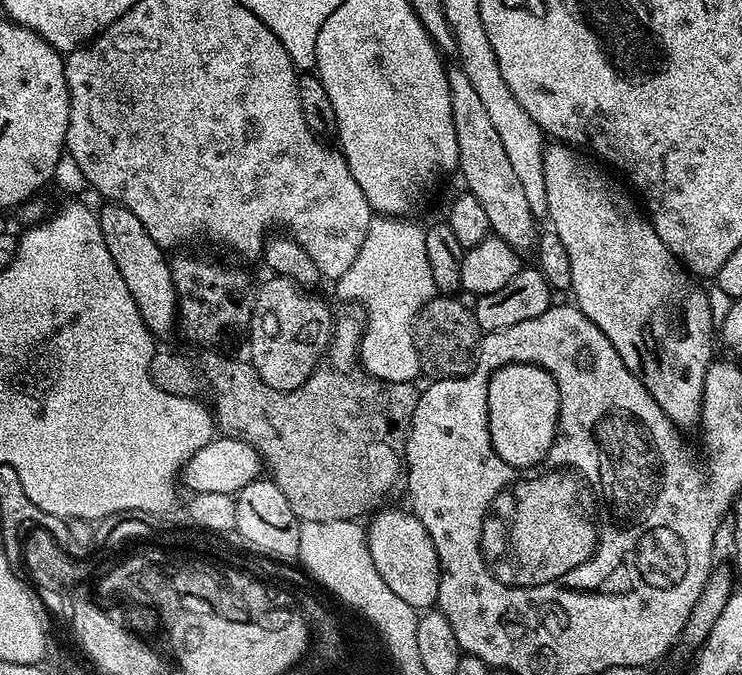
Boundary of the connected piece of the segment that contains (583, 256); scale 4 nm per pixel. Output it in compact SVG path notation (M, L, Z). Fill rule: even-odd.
M552 142L545 147L542 162L547 219L552 220L551 231L562 238L562 246L566 246L566 254L570 254L570 291L575 307L586 318L590 318L590 322L594 322L594 326L598 326L598 330L602 330L606 338L610 338L622 362L626 362L626 366L640 379L642 386L646 386L654 402L662 406L673 424L681 430L695 429L700 422L708 365L714 359L714 321L708 293L696 285L699 283L689 275L685 265L677 260L666 242L658 238L651 219L641 211L637 201L632 201L599 168L601 165L595 159L587 160L580 152L583 151L563 142Z

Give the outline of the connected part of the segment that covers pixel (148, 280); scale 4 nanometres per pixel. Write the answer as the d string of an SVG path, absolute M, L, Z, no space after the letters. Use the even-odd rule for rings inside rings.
M106 202L102 208L97 209L99 226L102 229L102 238L106 243L106 248L110 256L114 259L114 264L118 268L118 274L122 274L122 282L126 282L126 290L130 290L130 298L134 298L134 306L142 314L146 326L154 334L168 332L171 328L175 329L178 324L178 305L176 303L176 287L172 277L172 265L165 254L165 251L158 247L157 243L146 233L146 228L130 210L121 206Z

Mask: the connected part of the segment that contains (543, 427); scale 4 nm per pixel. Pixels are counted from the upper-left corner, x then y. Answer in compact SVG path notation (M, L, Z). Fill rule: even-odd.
M521 358L511 365L497 365L487 373L484 385L495 450L508 454L517 466L530 465L556 440L560 416L564 416L556 380L548 371ZM516 440L520 440L520 444L516 444Z

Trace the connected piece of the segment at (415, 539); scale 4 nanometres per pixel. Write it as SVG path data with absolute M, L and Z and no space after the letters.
M385 507L377 511L366 524L370 558L374 558L374 570L382 574L382 582L412 608L428 610L440 599L440 559L434 550L426 526L411 511L399 512L396 508Z

